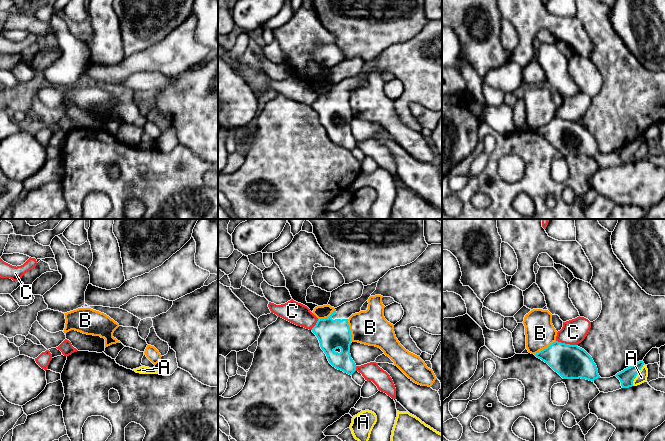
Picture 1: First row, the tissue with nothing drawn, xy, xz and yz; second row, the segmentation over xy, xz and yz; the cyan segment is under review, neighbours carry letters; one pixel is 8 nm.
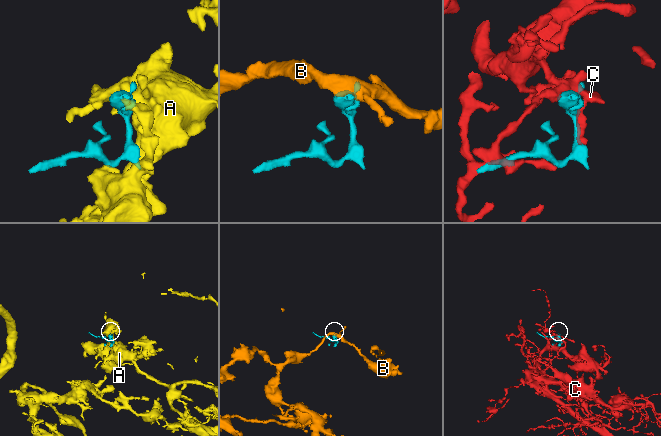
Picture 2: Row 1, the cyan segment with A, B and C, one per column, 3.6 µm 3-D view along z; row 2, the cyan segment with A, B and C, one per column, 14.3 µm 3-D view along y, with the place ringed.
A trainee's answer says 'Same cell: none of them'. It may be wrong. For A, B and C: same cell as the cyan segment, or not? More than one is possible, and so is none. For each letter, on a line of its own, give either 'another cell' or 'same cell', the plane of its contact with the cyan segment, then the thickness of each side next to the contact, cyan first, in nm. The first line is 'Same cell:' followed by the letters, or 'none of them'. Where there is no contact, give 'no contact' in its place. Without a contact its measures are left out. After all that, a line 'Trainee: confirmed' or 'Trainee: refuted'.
Same cell: none of them
A: another cell; meets cyan in yz; 120 nm thick on the cyan side, 90 nm on the other
B: another cell; meets cyan in xz; 240 nm thick on the cyan side, 280 nm on the other
C: another cell; meets cyan in yz; 280 nm thick on the cyan side, 200 nm on the other
Trainee: confirmed

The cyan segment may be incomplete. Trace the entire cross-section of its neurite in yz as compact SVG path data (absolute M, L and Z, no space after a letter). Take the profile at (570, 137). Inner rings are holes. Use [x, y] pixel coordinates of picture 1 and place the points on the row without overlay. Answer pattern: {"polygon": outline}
{"polygon": "M555 117L535 132L547 139L563 155L581 154L593 158L600 154L592 133L577 121Z"}

